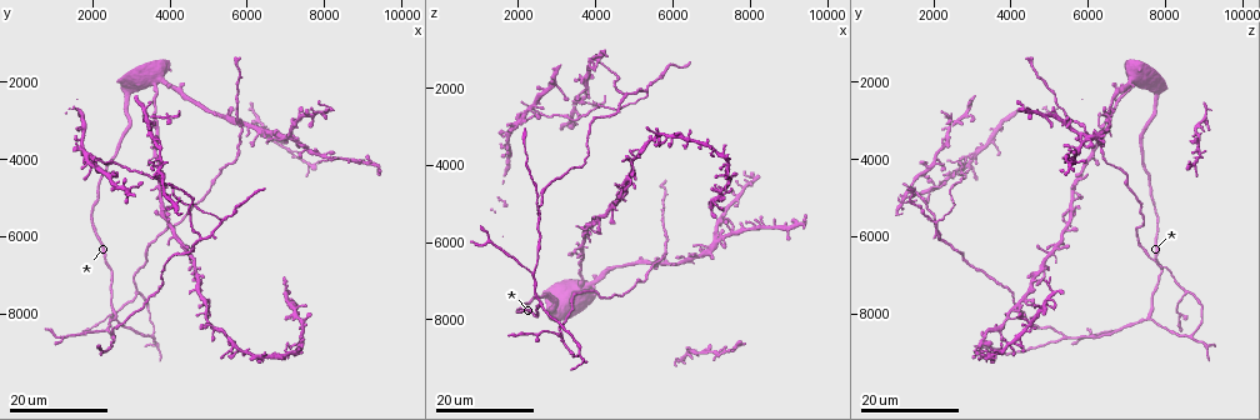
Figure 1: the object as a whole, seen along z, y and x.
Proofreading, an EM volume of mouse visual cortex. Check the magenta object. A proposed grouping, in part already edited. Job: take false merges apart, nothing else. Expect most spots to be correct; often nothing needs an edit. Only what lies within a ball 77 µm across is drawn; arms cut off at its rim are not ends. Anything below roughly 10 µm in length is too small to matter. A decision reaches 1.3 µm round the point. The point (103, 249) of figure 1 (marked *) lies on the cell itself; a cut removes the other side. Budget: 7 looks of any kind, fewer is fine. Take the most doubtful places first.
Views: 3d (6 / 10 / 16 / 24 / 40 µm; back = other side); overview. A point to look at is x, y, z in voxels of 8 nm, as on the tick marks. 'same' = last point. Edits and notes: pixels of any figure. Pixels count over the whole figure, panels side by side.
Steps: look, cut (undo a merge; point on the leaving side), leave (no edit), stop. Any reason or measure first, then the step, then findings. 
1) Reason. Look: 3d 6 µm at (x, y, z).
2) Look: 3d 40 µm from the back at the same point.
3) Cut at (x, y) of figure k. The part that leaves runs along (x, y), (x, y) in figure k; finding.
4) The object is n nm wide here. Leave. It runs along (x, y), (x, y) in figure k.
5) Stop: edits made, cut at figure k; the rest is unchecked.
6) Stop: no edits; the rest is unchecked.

Arms part here. Look: 3d 24 µm at (2500, 8600, 5400).

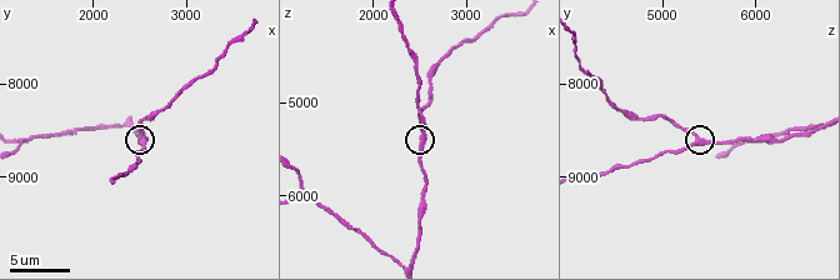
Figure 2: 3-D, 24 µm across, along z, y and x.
Look: 3d 6 µm at (2550, 8600, 5350).

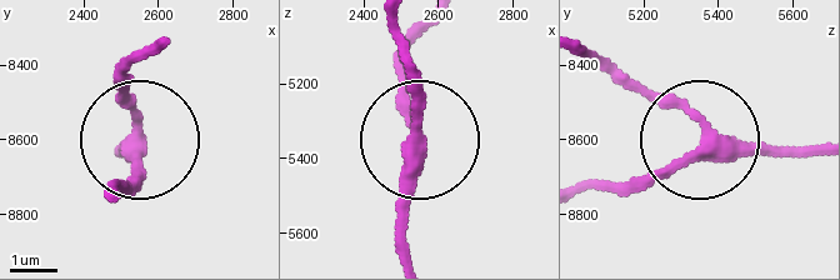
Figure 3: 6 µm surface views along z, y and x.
Leave. It runs along (808, 150), (700, 146), (596, 186) in figure 3; continuous, no second cell.

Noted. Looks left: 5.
Three-way junction. Look: 3d 16 µm at (2450, 8500, 6750).

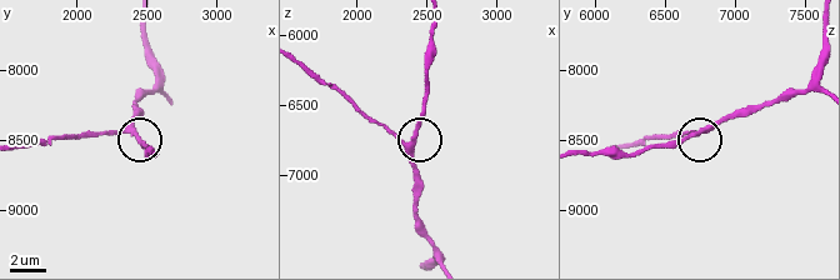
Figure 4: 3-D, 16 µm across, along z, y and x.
Closer look. Look: 3d 10 µm at (2380, 8420, 6780).

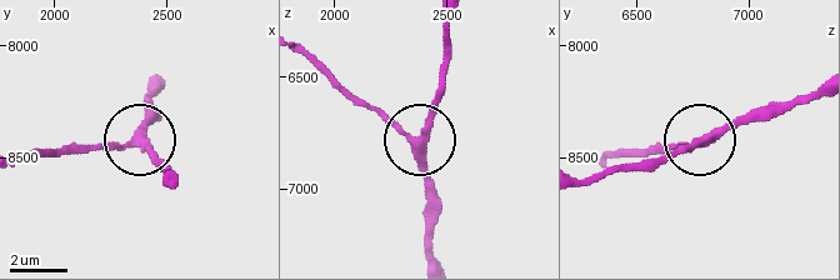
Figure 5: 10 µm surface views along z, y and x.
Look: 3d 6 µm at (2360, 8420, 6780).

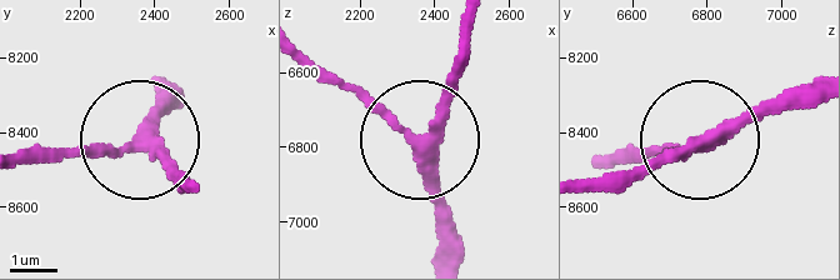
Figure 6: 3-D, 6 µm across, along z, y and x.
The object is 270 nm wide here. Leave. It runs along (451, 251), (444, 191), (415, 144), (313, 64) in figure 6; continuous, no second cell.

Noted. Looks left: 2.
Three-way junction. Look: 3d 16 µm at (5400, 5700, 2000).

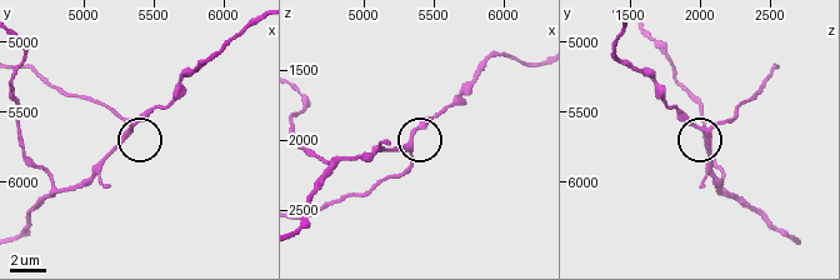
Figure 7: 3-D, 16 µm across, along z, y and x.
Look: 3d 10 µm at (5320, 5620, 2040).

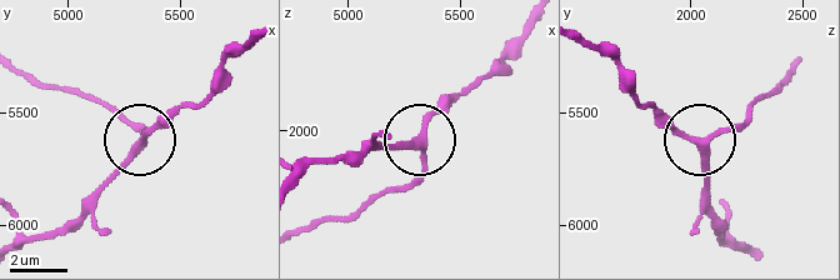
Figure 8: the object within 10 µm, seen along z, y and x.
Leave. It runs along (746, 250), (713, 211), (703, 148), (674, 133), (648, 106) in figure 8; one cell here.

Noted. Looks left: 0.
Stop: no edits; the rest is unchecked.

